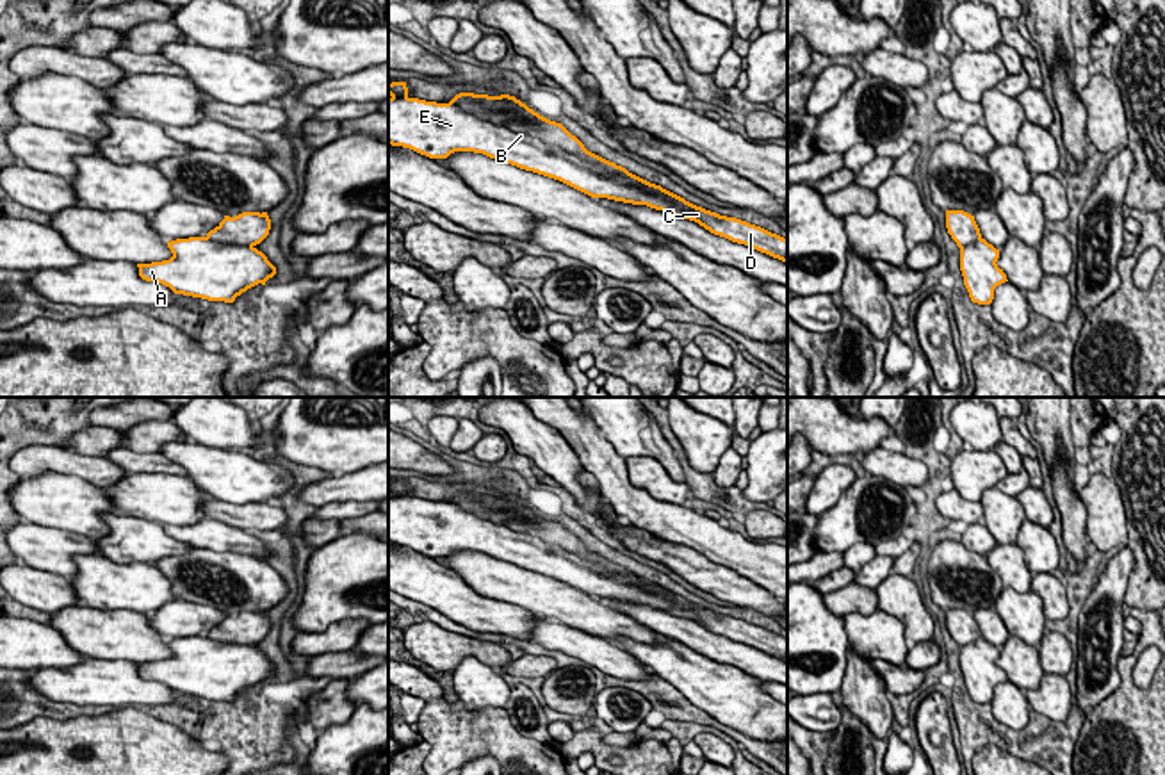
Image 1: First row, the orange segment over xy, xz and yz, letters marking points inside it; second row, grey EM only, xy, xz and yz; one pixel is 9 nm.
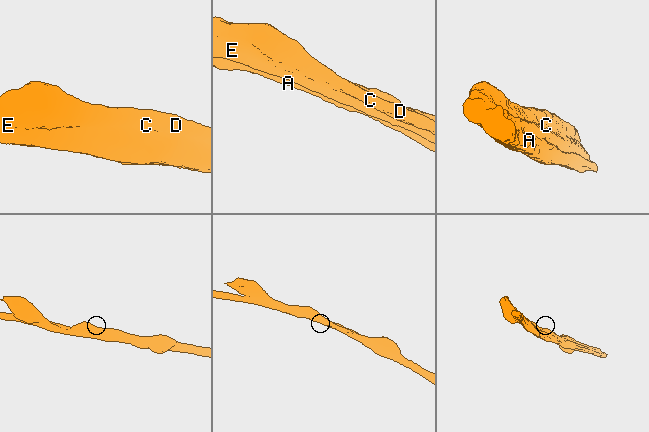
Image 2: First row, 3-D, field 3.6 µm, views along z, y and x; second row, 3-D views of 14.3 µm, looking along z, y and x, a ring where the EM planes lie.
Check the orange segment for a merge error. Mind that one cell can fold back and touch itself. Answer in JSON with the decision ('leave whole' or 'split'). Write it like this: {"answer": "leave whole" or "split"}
{"answer": "split"}

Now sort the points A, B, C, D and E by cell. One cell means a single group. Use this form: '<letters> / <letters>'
A B E / C D

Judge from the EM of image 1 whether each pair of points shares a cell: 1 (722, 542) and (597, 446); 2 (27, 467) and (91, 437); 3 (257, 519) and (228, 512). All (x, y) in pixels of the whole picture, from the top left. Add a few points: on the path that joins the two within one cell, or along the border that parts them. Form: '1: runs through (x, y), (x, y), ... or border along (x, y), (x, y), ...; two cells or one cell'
1: runs through (686, 528), (647, 513), (615, 481); one cell
2: border along (66, 448), (105, 458); two cells
3: runs through (250, 515), (236, 515); one cell

